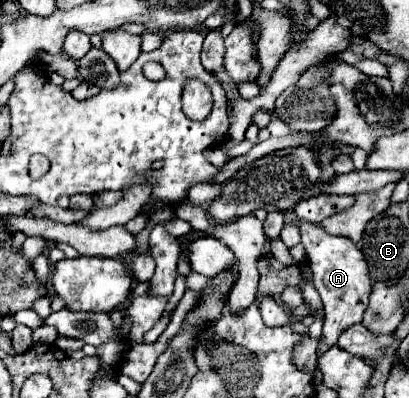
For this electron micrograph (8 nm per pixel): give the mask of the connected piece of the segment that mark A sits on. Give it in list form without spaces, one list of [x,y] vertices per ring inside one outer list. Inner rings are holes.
[[[301,222],[299,230],[301,230],[301,242],[305,244],[307,250],[309,268],[313,270],[313,282],[323,300],[323,310],[325,310],[319,352],[327,352],[331,346],[337,344],[337,338],[341,336],[341,332],[345,332],[345,328],[351,328],[353,324],[361,322],[365,308],[369,306],[373,280],[369,276],[367,260],[351,240],[341,236],[329,236],[325,234],[325,230],[321,230],[311,222]]]

